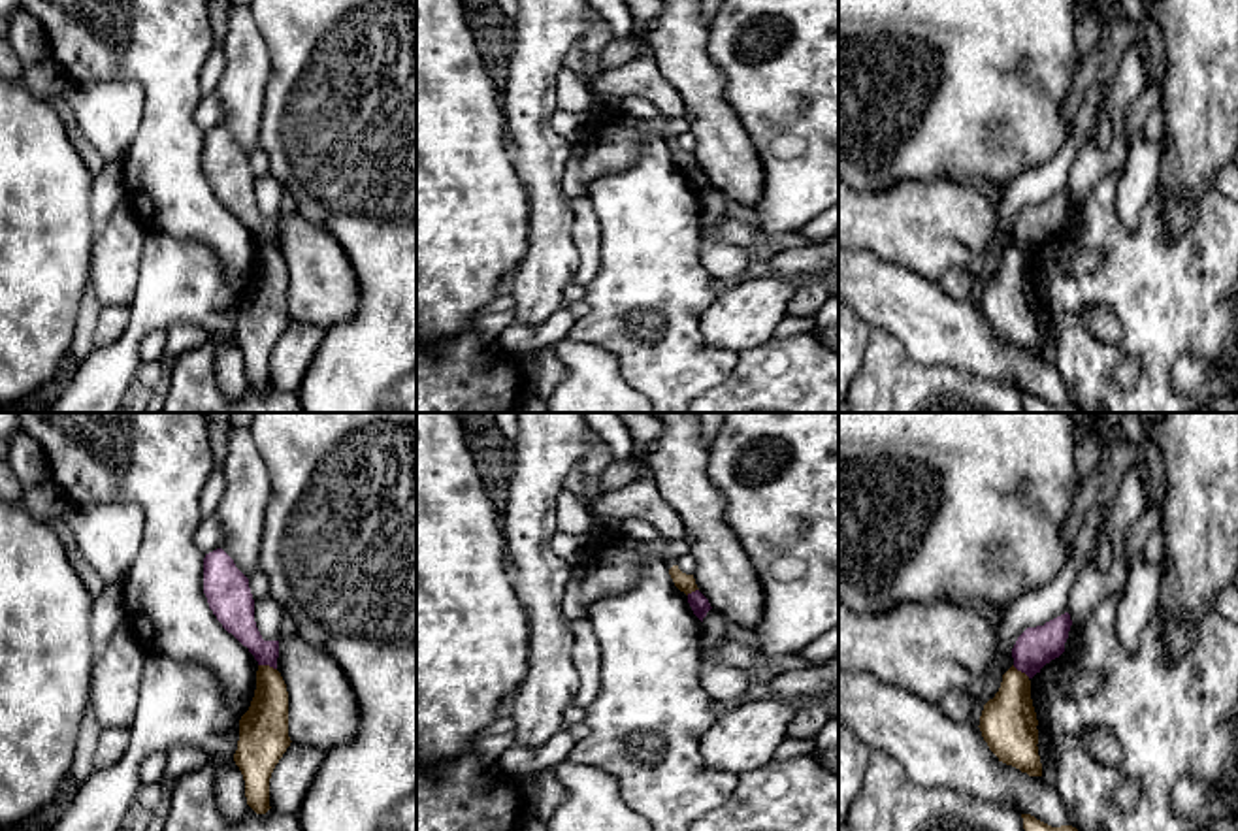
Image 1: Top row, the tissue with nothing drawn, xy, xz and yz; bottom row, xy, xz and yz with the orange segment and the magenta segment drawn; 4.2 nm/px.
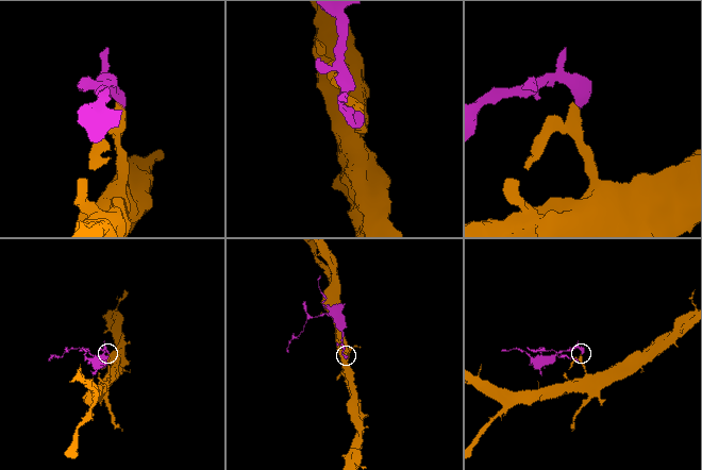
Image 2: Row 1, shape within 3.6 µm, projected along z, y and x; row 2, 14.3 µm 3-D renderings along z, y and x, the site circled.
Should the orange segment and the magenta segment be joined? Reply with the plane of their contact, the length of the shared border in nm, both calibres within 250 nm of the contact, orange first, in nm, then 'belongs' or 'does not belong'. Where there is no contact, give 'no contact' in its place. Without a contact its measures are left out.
xy | 80 nm | 190/140 nm | does not belong

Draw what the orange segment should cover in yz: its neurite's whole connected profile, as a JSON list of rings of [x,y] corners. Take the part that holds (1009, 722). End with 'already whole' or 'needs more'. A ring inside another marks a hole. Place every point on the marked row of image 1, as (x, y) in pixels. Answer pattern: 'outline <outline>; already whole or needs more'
outline [[[1012,665],[995,697],[984,705],[978,725],[982,737],[999,761],[1029,776],[1042,776],[1036,725],[1031,680]]]; already whole

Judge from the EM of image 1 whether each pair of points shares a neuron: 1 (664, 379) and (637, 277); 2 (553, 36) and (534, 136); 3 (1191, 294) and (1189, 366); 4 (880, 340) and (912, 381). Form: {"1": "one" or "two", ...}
{"1": "one", "2": "one", "3": "two", "4": "one"}

